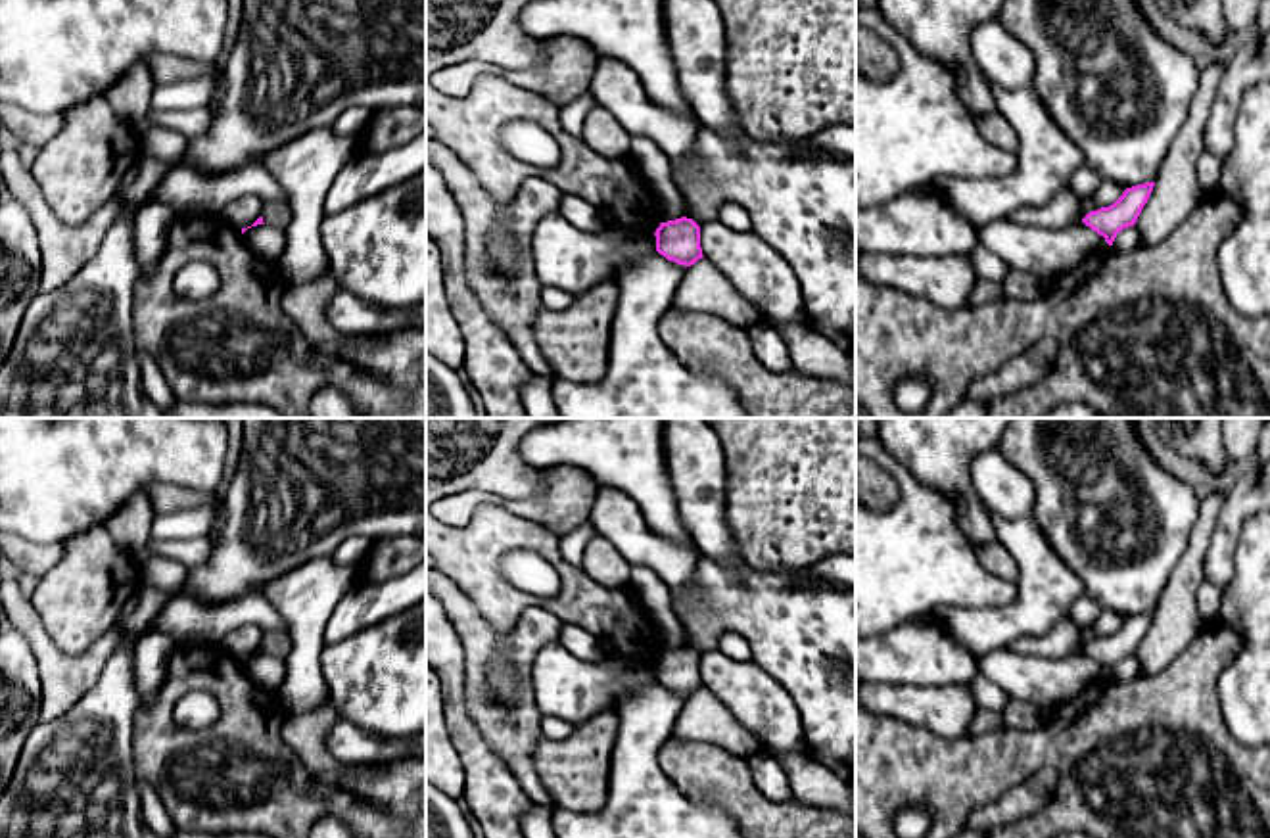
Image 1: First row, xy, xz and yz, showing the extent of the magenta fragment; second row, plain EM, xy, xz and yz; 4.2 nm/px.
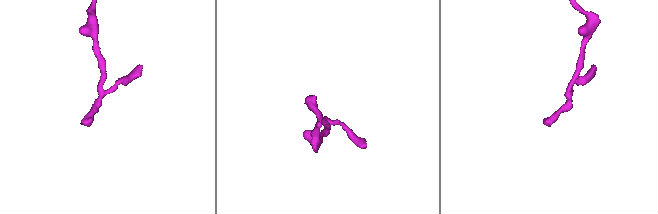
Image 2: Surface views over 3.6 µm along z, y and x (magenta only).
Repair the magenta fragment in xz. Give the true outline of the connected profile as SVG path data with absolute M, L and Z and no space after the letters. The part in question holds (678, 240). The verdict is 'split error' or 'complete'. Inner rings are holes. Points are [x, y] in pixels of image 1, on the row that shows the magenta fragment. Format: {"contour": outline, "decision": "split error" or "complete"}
{"contour": "M687 217L660 222L654 232L656 251L668 261L691 267L702 259L700 226Z", "decision": "complete"}

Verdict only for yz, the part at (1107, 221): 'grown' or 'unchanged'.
unchanged

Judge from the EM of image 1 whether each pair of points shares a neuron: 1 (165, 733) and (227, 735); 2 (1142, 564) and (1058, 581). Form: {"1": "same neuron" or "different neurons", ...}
{"1": "same neuron", "2": "different neurons"}

